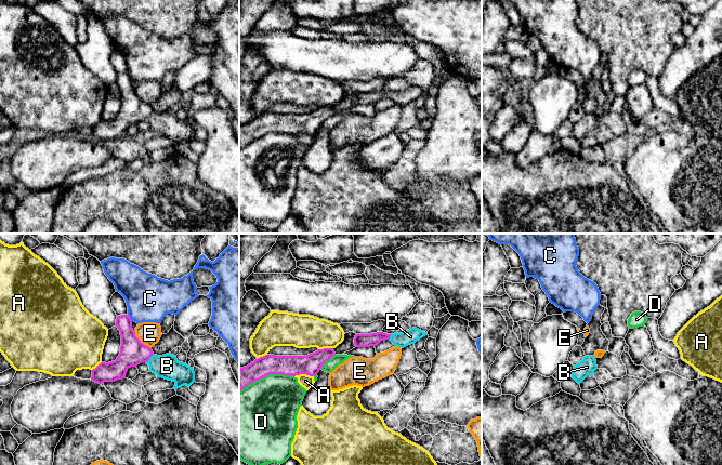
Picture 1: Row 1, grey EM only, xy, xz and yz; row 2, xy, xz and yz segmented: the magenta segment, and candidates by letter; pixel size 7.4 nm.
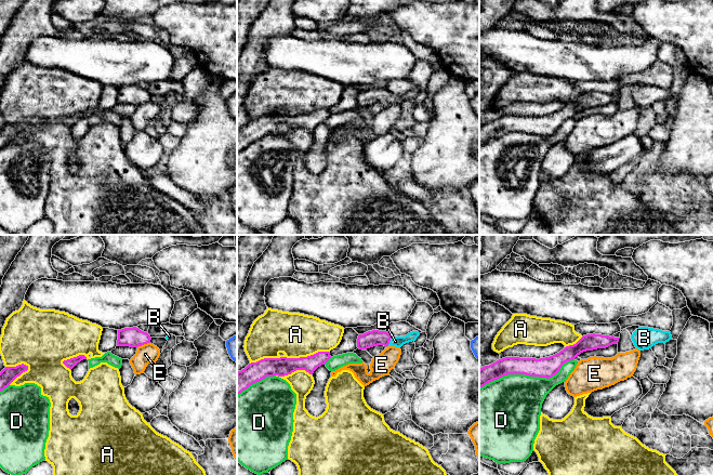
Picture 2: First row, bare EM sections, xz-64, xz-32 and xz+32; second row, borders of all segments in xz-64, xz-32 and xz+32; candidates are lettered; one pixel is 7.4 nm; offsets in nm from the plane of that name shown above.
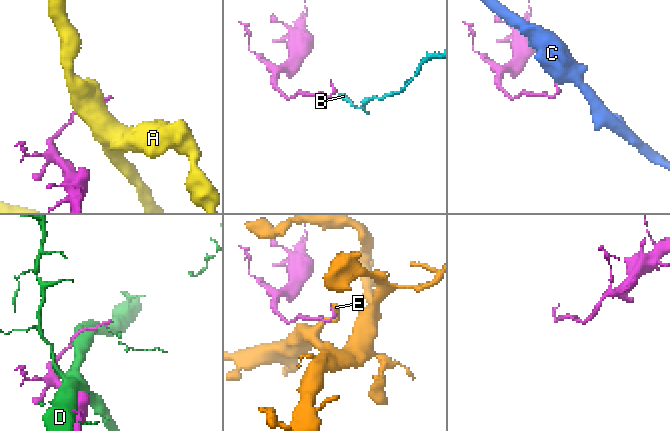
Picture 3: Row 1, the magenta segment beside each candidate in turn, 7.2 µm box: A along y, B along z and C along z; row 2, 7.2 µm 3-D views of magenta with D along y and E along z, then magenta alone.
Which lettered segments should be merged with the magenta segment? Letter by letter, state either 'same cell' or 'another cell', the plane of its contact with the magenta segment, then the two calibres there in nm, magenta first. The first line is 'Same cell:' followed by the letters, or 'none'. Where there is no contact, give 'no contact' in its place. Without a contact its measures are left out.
Same cell: B
A: another cell; contact in xz; calibres 150 and 100 nm
B: same cell; contact in xy; calibres 190 and 180 nm
C: another cell; contact in xy; calibres 180 and 340 nm
D: another cell; contact in xz; calibres 160 and 440 nm
E: another cell; contact in xy; calibres 190 and 170 nm

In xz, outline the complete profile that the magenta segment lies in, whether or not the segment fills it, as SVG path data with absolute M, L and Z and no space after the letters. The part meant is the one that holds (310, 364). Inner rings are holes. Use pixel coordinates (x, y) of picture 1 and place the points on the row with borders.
M333 348L318 349L307 356L265 355L239 369L239 390L270 374L315 376L334 355Z

